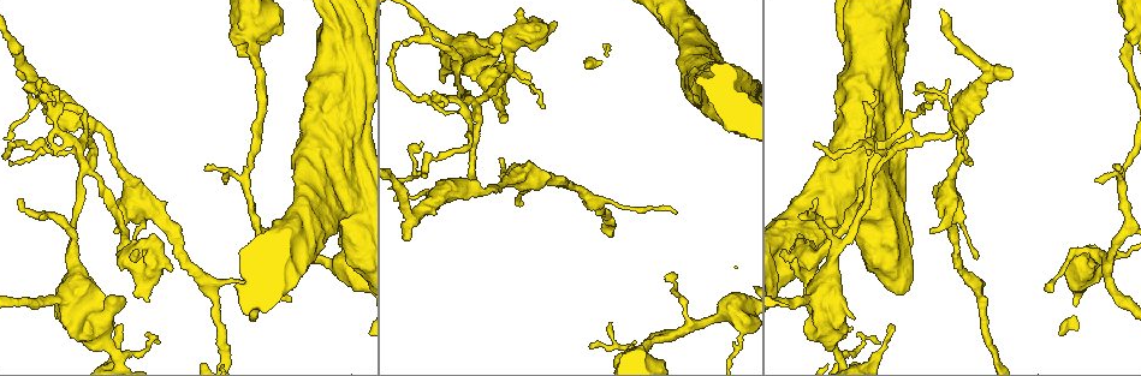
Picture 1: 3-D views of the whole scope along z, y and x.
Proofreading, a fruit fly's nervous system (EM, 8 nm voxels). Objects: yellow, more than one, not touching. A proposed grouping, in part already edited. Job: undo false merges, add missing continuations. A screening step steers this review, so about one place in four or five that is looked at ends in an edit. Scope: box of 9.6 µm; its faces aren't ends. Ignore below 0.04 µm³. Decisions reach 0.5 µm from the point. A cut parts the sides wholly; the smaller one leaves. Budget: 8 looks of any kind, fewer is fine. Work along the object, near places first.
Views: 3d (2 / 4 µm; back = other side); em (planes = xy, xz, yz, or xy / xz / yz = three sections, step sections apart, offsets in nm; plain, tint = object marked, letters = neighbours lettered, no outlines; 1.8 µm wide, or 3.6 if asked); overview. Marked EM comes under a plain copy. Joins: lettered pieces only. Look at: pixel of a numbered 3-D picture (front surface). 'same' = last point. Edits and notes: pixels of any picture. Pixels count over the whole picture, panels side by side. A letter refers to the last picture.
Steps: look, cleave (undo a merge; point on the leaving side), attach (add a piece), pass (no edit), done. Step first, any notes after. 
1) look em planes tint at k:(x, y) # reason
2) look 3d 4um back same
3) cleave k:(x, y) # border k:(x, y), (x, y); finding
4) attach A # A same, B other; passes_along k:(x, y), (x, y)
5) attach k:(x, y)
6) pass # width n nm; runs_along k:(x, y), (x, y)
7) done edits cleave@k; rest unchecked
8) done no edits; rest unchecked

look em xy step 8 tint at 1:(868, 168) # sharp bend

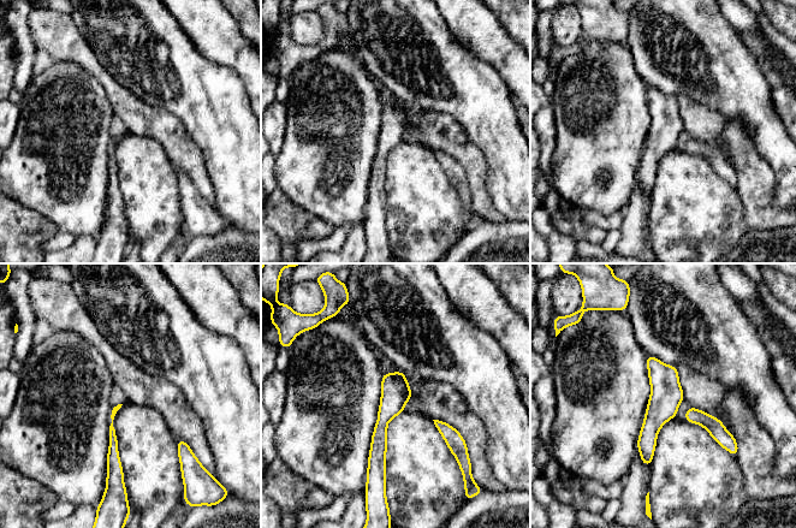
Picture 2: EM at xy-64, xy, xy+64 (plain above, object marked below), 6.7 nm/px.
look em planes letters same # cut it another way

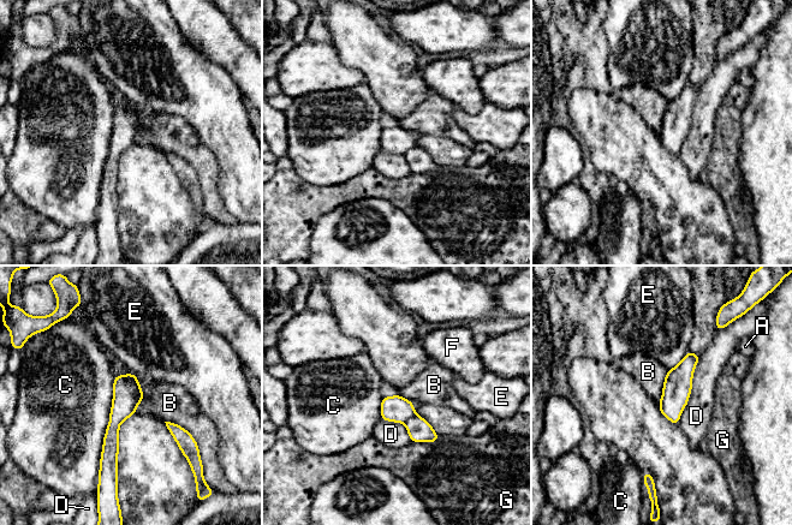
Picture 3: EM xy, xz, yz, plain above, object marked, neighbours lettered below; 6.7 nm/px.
cleave 3:(420, 430) # A other, B other, C other, D other, E other, F other, G other; border 3:(415, 413), (404, 423); a second neuron is stuck on

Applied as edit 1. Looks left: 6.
look 3d 4um at 1:(344, 9) # abrupt turn

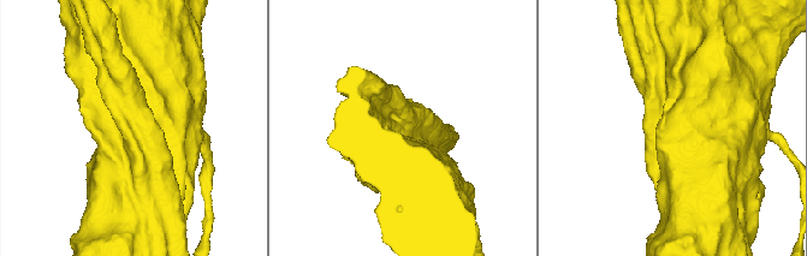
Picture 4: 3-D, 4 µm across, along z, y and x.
look em 3.6um yz step 16 letters at 4:(690, 129) # shape alone is not enough

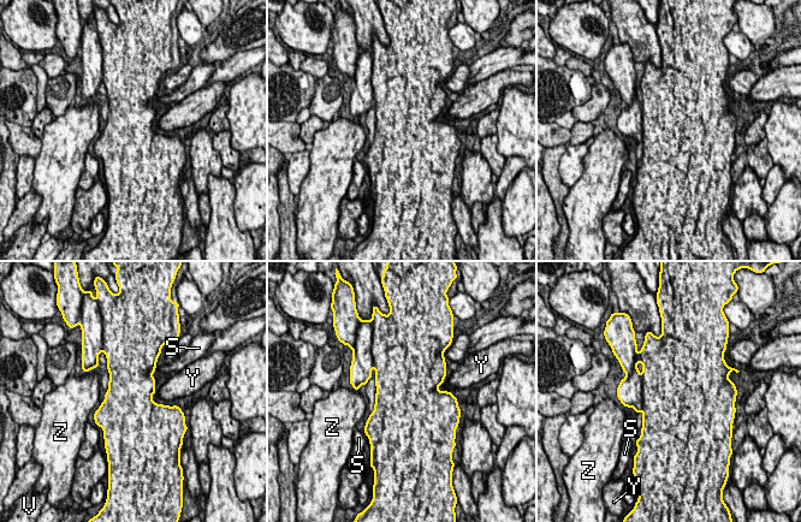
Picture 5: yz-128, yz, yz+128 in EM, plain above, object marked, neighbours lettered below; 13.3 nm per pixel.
cleave 5:(629, 391) # width 600 nm; S other, V other, Y other, Z other; border 5:(641, 380), (642, 410); two neurons meet here

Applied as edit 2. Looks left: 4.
look overview # redraw

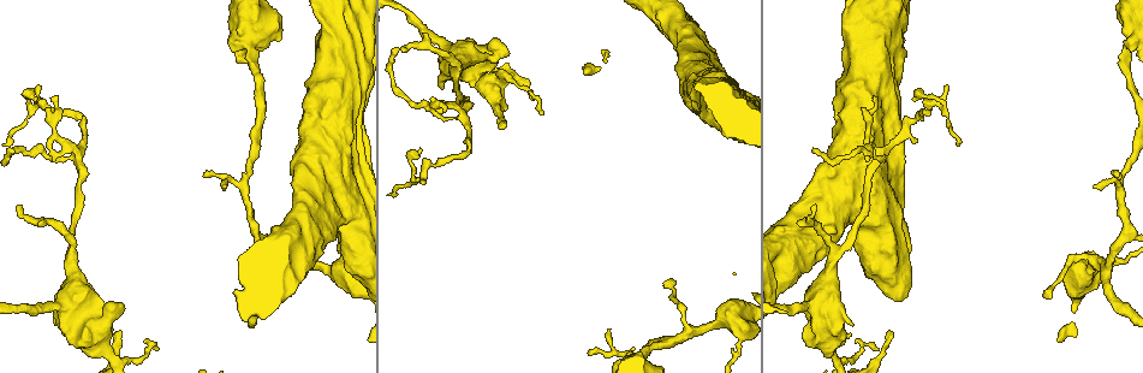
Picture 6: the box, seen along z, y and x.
look 3d 4um at 6:(666, 283)

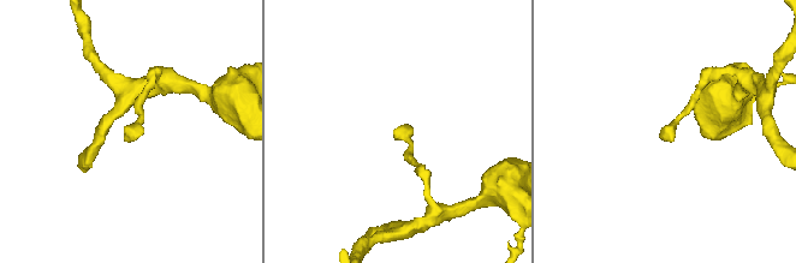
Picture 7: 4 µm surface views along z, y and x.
look em planes letters at 7:(399, 133) # need the tissue

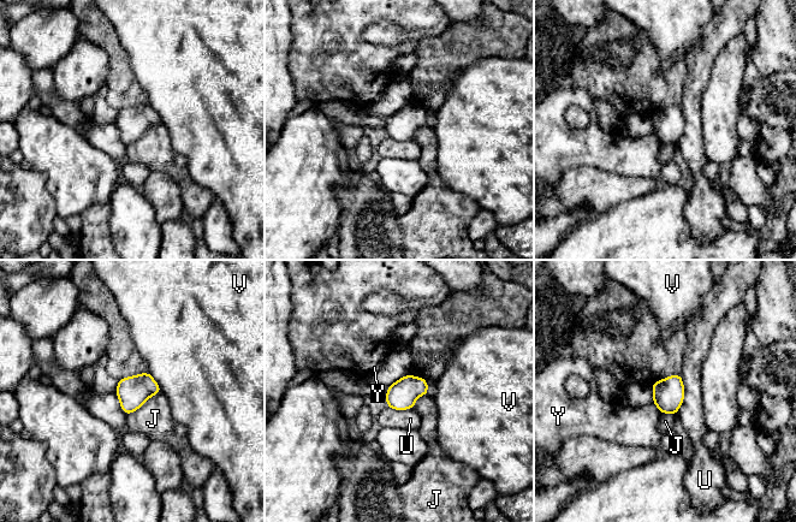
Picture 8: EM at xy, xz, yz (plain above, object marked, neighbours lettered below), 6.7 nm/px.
pass # width 200 nm; J other, U other, V other, Y other; border 8:(681, 374), (683, 402), (675, 414); none of them fits

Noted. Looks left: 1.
done edits cleave@3, cleave@5; rest unchecked

